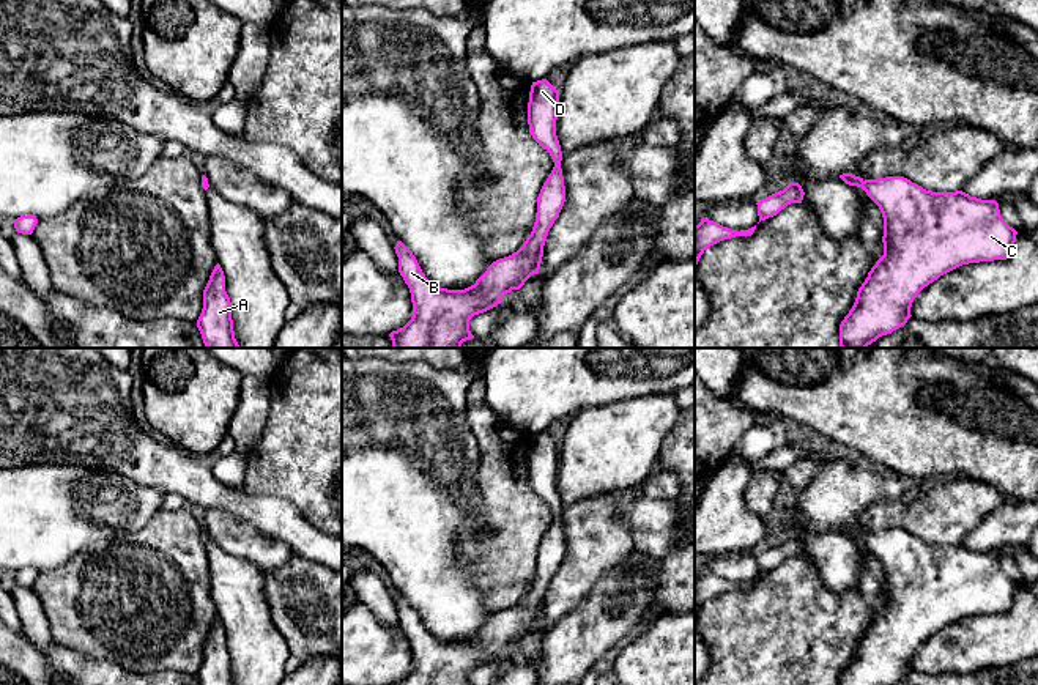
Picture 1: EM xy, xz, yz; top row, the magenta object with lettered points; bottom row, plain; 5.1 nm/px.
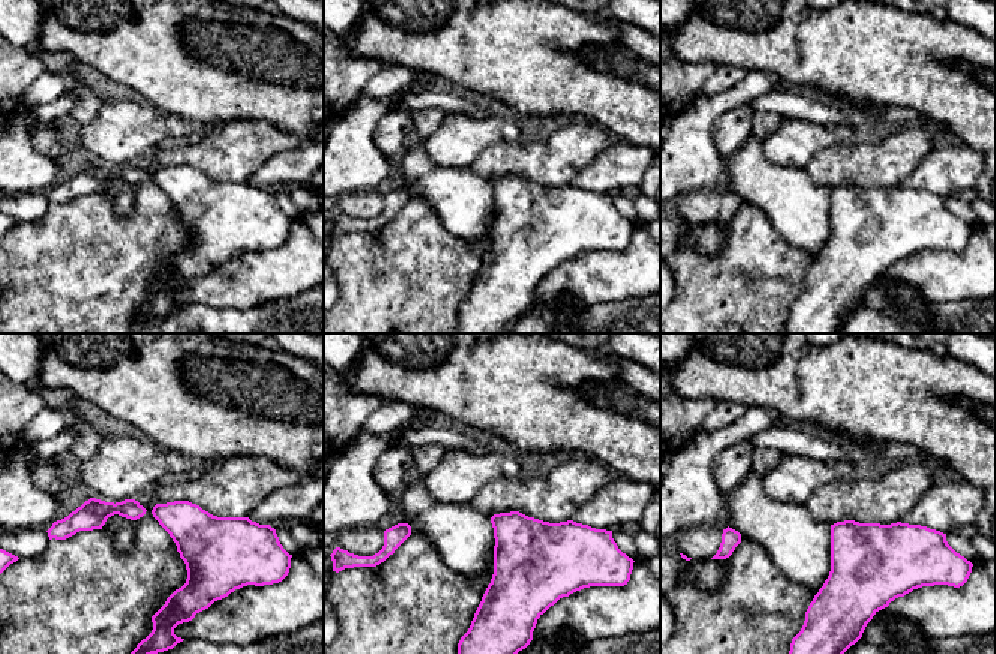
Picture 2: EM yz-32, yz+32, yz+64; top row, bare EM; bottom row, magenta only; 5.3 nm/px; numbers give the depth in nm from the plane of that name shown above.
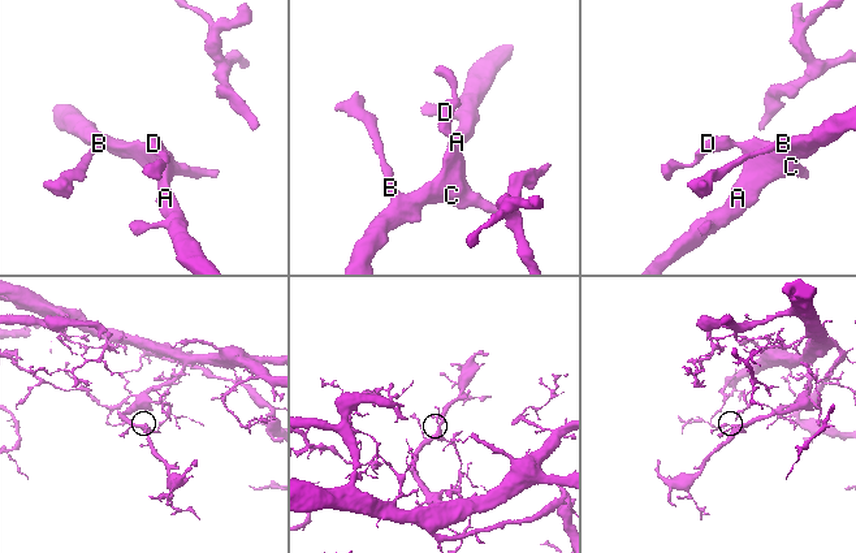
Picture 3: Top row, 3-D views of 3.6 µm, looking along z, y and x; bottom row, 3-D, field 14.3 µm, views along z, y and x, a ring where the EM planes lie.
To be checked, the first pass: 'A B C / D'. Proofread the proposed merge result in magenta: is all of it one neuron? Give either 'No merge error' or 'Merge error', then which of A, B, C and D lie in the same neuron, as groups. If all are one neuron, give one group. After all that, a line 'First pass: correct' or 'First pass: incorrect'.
No merge error. Groups: A B C D
First pass: incorrect

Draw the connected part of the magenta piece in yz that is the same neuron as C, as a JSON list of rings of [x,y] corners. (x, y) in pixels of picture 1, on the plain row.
[[[843,526],[840,531],[862,540],[884,570],[884,608],[858,641],[840,685],[893,685],[912,669],[917,647],[940,628],[969,616],[1006,613],[1014,603],[1018,584],[1003,573],[995,553],[981,553],[962,543],[926,543],[904,529],[863,532]]]

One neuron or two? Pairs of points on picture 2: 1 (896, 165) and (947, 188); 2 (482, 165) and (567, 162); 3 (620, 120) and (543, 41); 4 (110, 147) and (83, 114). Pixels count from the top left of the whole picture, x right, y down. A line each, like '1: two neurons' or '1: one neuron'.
1: two neurons
2: one neuron
3: one neuron
4: two neurons

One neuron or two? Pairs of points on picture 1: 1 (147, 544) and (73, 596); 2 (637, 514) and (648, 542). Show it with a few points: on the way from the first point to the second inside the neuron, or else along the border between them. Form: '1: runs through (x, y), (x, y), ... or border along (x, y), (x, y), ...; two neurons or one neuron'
1: runs through (128, 562), (92, 596); one neuron
2: runs through (643, 520), (648, 525), (648, 536); one neuron

